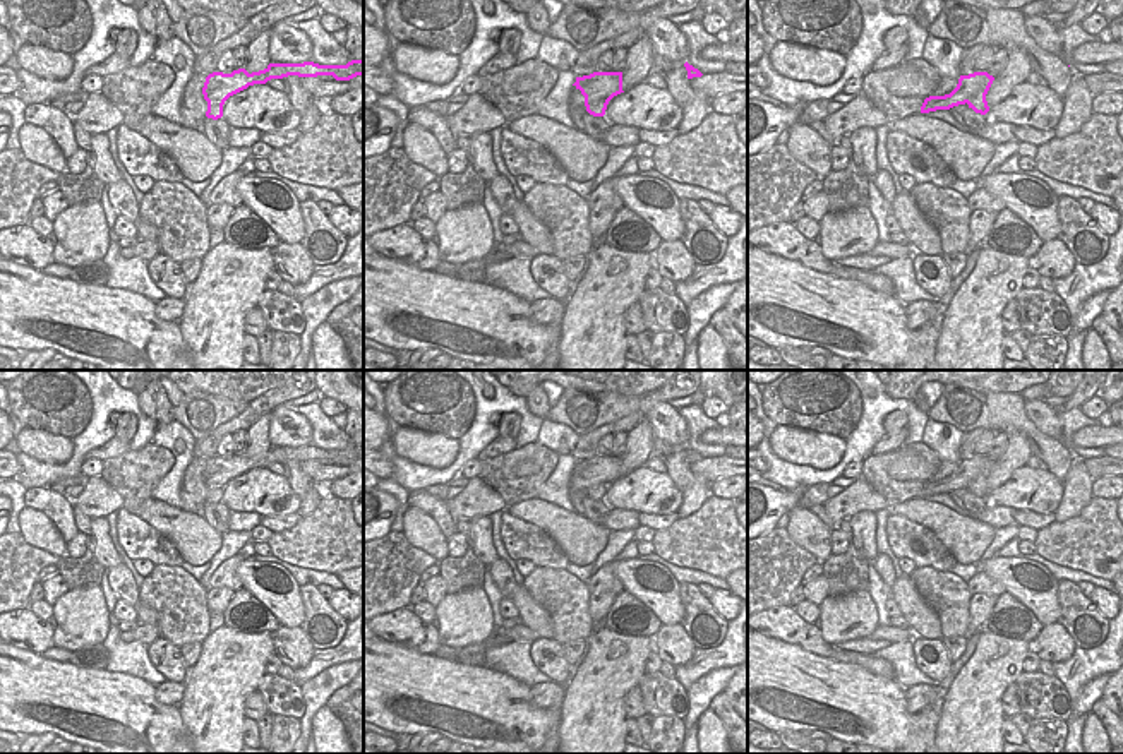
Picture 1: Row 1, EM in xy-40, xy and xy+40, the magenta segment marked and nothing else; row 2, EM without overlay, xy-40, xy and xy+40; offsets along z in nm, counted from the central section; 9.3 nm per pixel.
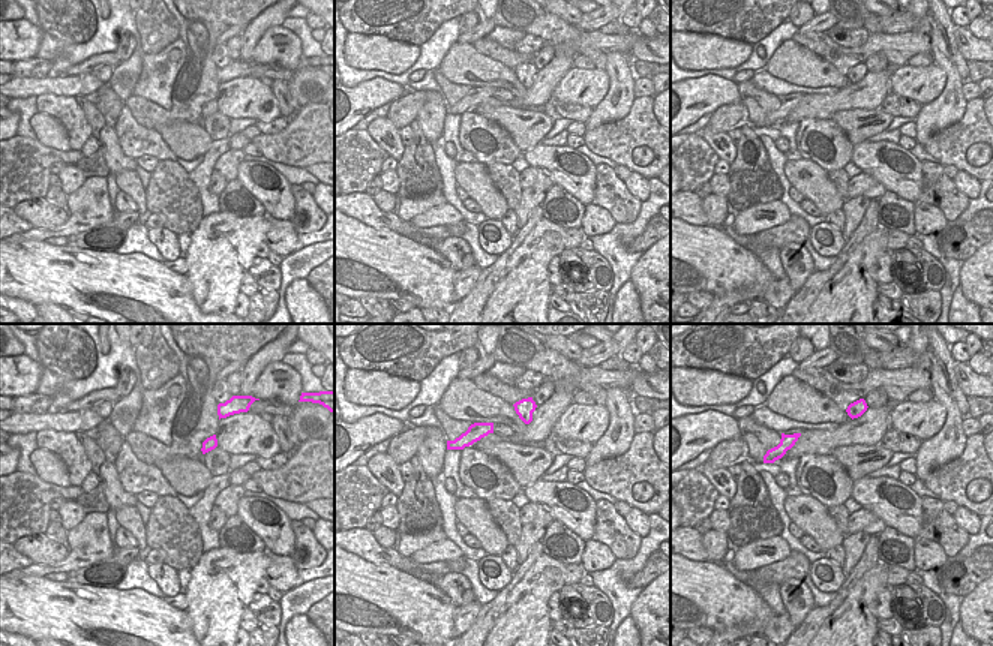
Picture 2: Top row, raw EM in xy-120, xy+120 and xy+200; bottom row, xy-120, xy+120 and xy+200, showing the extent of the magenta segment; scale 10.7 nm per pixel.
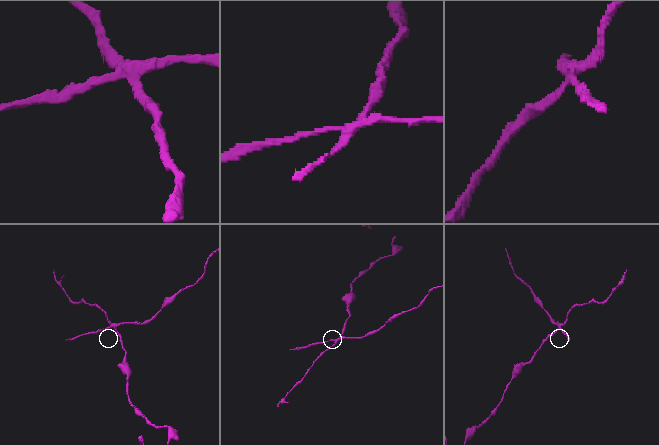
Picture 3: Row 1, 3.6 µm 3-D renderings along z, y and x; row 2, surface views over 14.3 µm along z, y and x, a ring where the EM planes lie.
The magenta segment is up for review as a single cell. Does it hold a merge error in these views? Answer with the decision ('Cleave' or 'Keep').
Cleave

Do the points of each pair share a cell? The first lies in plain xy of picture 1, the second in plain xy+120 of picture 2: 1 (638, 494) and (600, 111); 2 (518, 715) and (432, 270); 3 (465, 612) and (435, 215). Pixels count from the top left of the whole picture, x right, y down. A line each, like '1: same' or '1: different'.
1: different
2: same
3: different

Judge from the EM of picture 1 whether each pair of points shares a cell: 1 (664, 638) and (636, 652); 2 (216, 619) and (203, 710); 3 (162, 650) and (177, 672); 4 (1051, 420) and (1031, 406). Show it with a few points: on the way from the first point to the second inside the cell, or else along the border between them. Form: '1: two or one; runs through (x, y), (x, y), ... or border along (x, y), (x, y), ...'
1: two; border along (654, 634), (657, 652)
2: two; border along (223, 624), (210, 633)
3: one; runs through (163, 655), (172, 667)
4: one; runs through (1046, 418), (1036, 410)

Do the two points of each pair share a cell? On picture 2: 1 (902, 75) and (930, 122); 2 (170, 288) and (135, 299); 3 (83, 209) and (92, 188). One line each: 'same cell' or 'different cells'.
1: different cells
2: same cell
3: same cell

